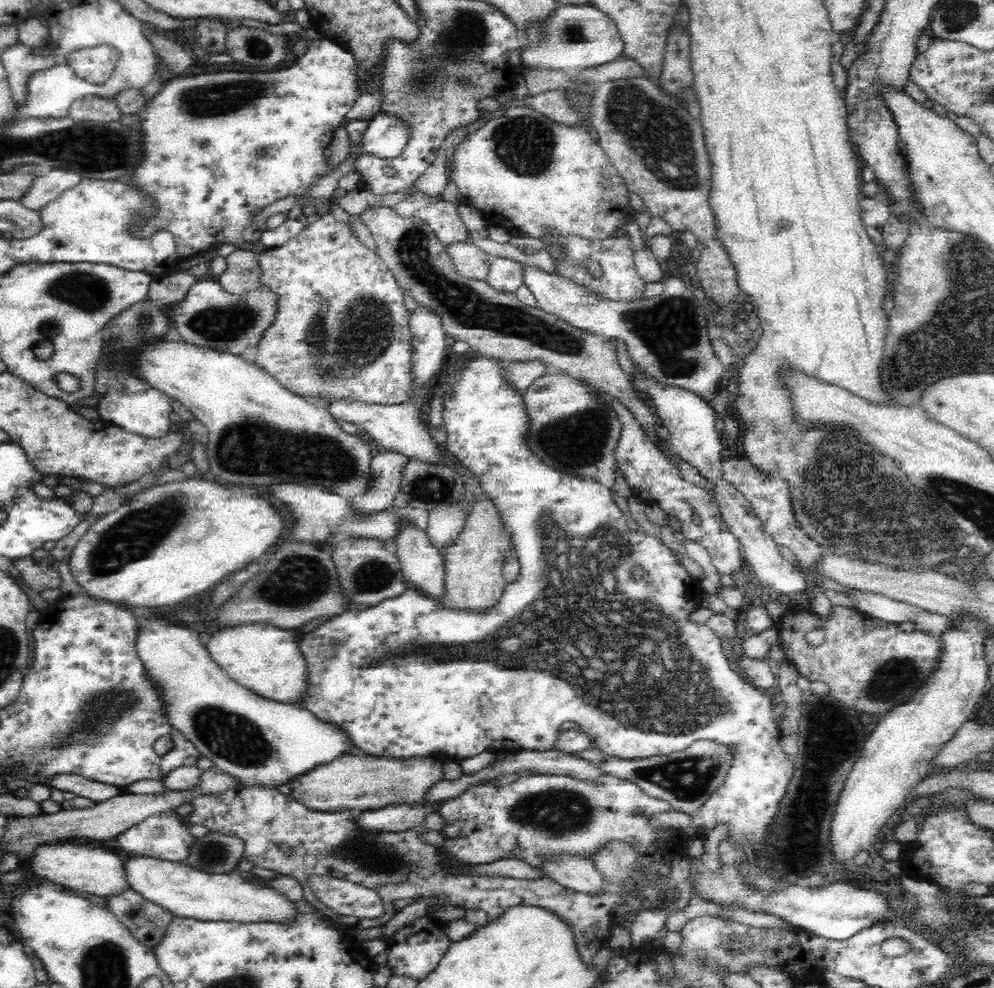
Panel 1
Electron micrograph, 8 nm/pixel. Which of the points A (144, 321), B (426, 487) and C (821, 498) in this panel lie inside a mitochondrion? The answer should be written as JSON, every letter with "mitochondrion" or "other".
{"A":"mitochondrion","B":"mitochondrion","C":"mitochondrion"}

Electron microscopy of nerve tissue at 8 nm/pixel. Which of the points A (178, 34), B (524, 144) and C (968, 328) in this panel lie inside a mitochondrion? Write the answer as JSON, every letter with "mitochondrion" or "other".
{"A":"other","B":"mitochondrion","C":"mitochondrion"}

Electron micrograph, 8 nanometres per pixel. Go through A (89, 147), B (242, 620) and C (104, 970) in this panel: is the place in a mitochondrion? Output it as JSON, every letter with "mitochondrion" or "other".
{"A":"mitochondrion","B":"other","C":"mitochondrion"}

